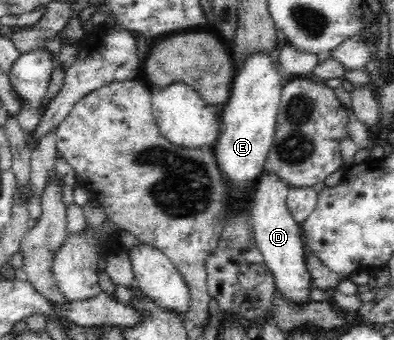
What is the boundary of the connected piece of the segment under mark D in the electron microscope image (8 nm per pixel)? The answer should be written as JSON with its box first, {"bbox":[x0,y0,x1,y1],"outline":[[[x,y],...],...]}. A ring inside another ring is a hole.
{"bbox":[251,172,313,305],"outline":[[[262,172],[257,179],[254,195],[251,196],[252,214],[251,228],[253,237],[266,266],[274,275],[275,288],[296,305],[310,302],[308,292],[312,288],[313,278],[306,268],[306,245],[301,234],[301,225],[296,223],[287,207],[287,194],[290,187],[280,181],[276,175]],[[311,283],[311,284],[310,284]]]}

